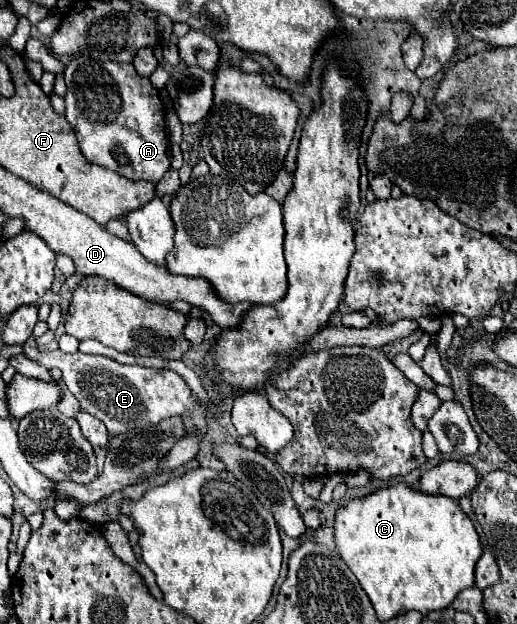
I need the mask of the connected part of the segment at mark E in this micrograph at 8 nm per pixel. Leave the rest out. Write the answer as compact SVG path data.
M34 339L24 343L24 353L26 357L40 361L48 369L58 367L64 375L64 385L80 401L80 407L92 417L98 417L106 425L110 435L120 435L126 433L128 429L152 425L156 421L162 421L164 417L174 417L174 415L192 417L198 429L206 429L208 425L206 413L194 403L190 387L180 375L172 371L142 367L142 365L122 365L110 357L84 355L80 351L72 355L62 353L60 349L52 353L40 353L36 351Z

